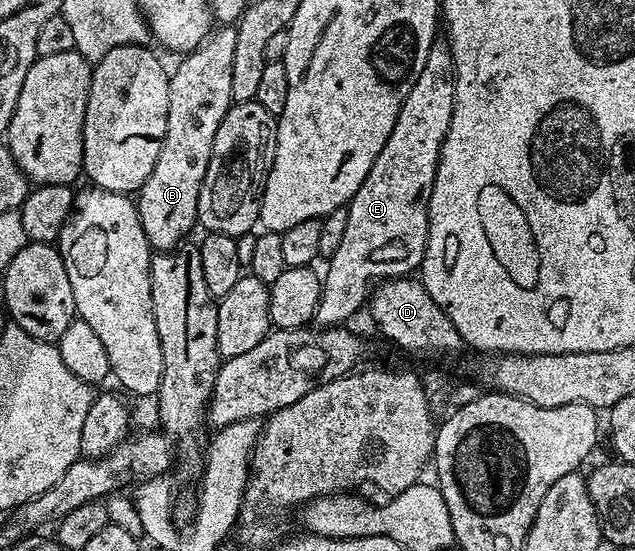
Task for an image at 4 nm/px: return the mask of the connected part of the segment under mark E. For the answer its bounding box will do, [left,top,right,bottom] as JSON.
[315,38,456,328]

